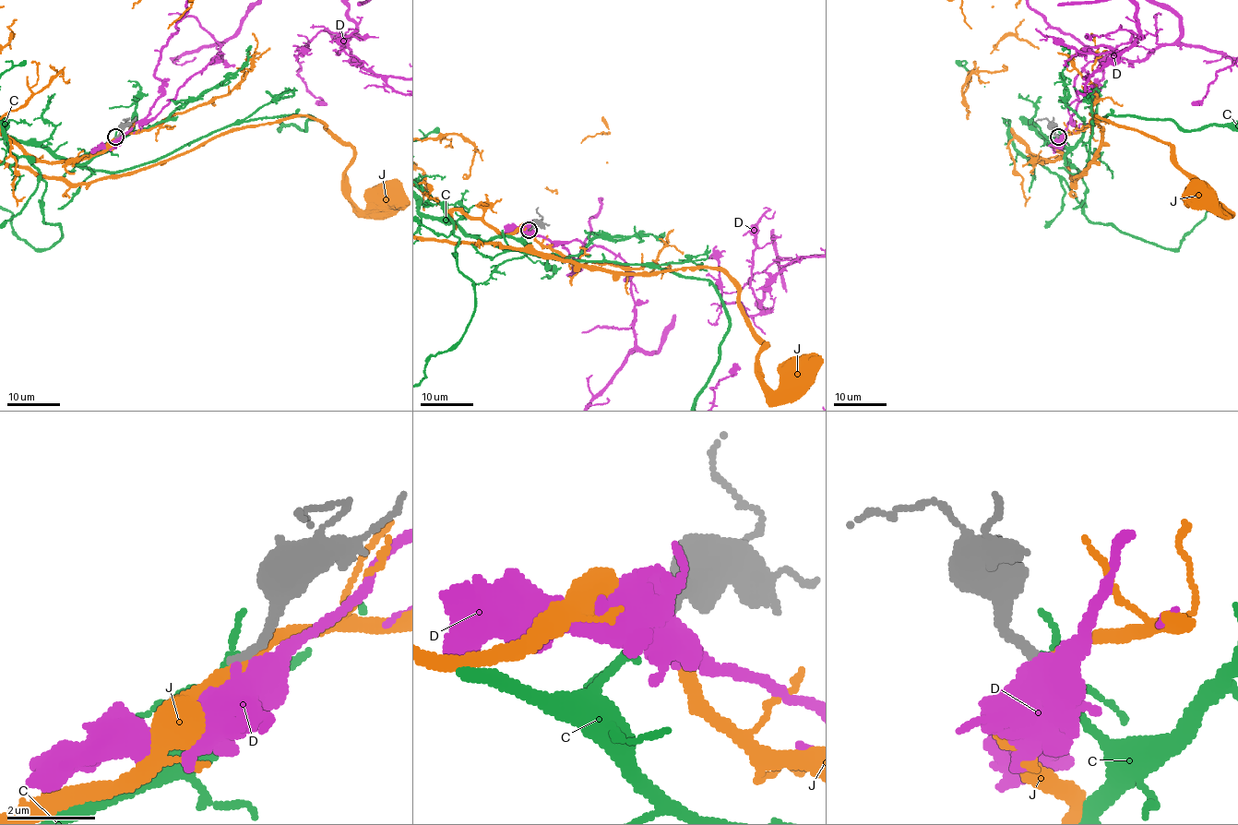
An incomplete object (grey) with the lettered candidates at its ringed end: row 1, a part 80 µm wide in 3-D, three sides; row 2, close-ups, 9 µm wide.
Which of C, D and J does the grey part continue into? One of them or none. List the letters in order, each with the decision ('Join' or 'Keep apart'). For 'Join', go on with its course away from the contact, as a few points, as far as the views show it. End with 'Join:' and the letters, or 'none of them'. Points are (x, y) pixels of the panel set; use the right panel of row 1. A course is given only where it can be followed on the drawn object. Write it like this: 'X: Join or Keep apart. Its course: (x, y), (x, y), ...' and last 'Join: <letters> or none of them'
C: Keep apart
D: Keep apart
J: Keep apart
Join: none of them

